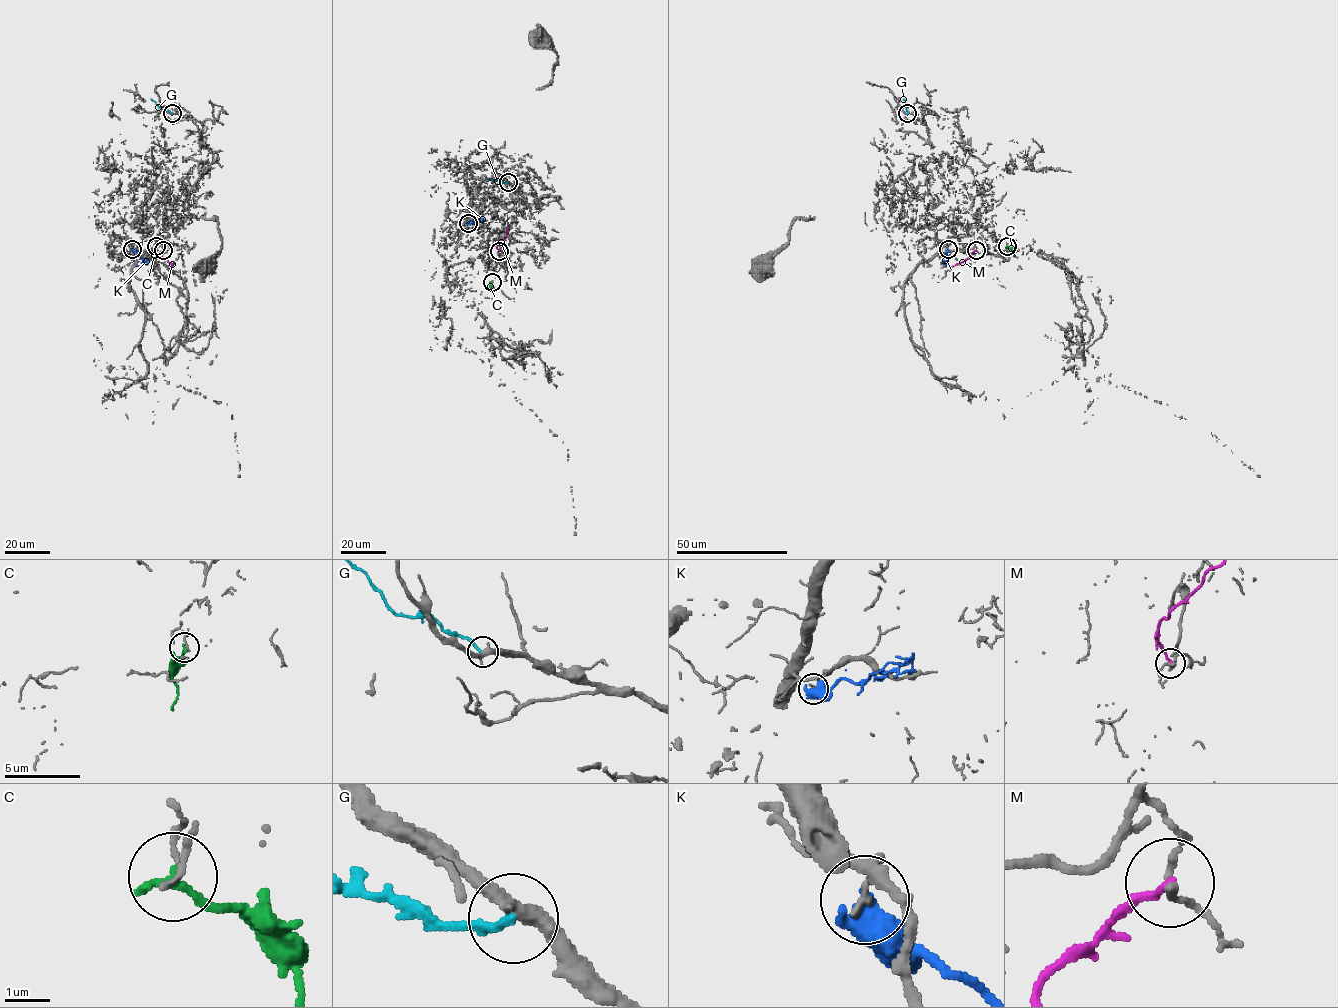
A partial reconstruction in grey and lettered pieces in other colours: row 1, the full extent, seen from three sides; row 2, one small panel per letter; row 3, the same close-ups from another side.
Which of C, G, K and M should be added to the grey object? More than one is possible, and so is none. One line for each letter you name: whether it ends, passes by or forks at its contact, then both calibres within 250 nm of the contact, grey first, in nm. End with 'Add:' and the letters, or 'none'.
Add: none

